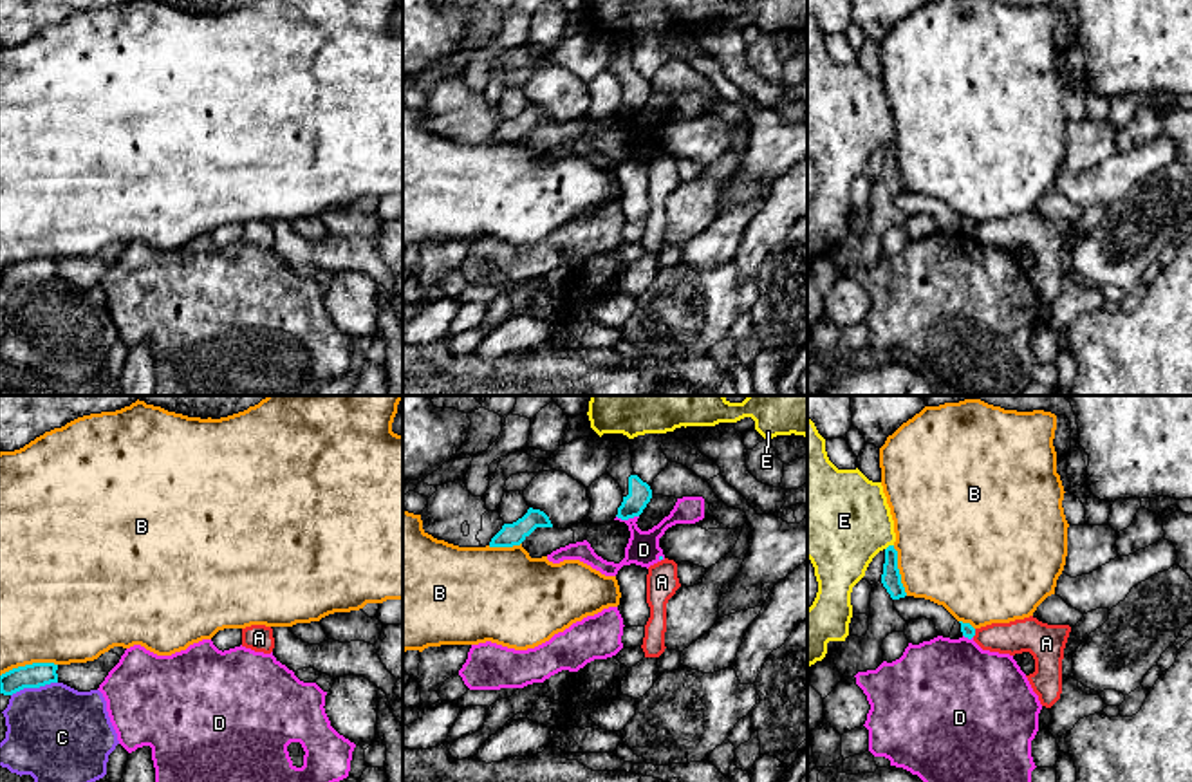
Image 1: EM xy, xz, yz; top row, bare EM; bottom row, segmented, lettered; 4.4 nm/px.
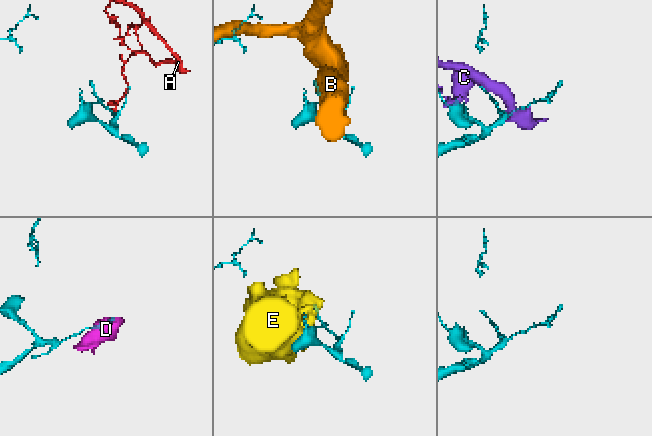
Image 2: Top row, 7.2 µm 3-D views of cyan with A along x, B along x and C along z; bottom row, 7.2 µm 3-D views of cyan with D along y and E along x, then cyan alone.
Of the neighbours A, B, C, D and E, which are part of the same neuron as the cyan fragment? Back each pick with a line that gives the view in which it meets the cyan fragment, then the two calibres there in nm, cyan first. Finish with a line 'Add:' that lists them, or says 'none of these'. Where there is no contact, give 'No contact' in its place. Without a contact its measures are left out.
Add: none of these

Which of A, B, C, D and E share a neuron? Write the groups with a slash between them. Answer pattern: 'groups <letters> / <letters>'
groups A / B / C D / E

